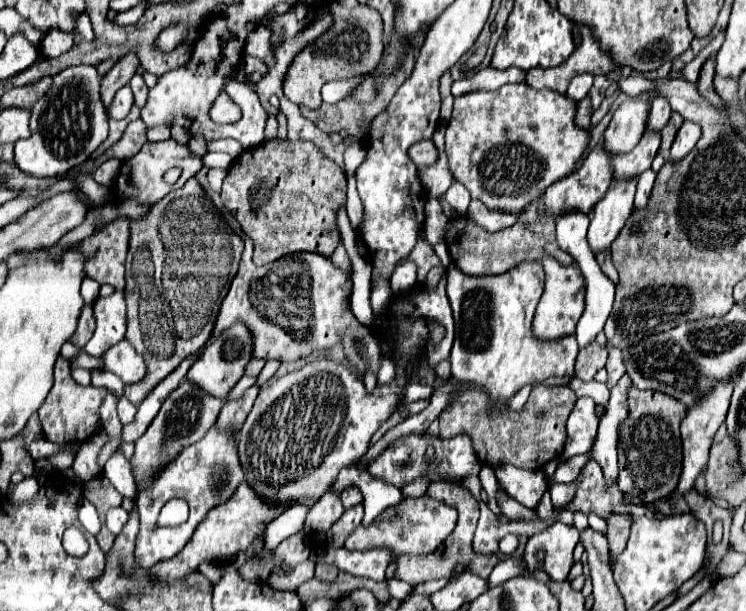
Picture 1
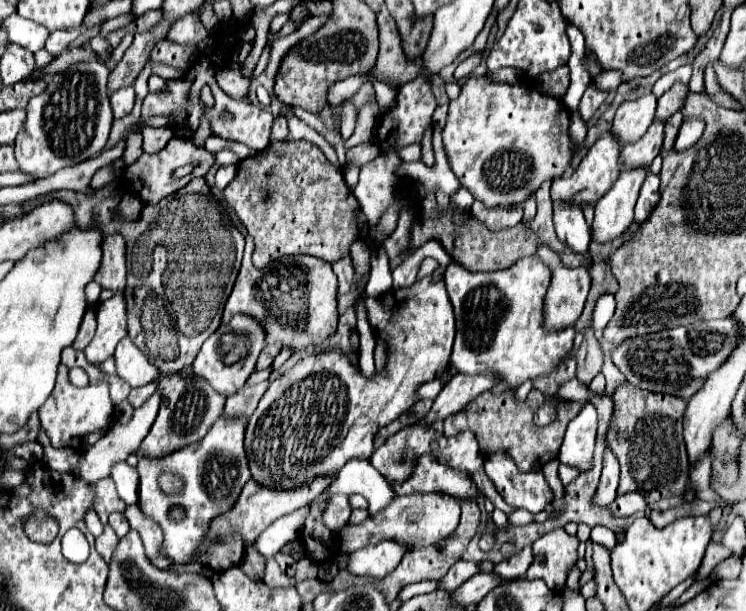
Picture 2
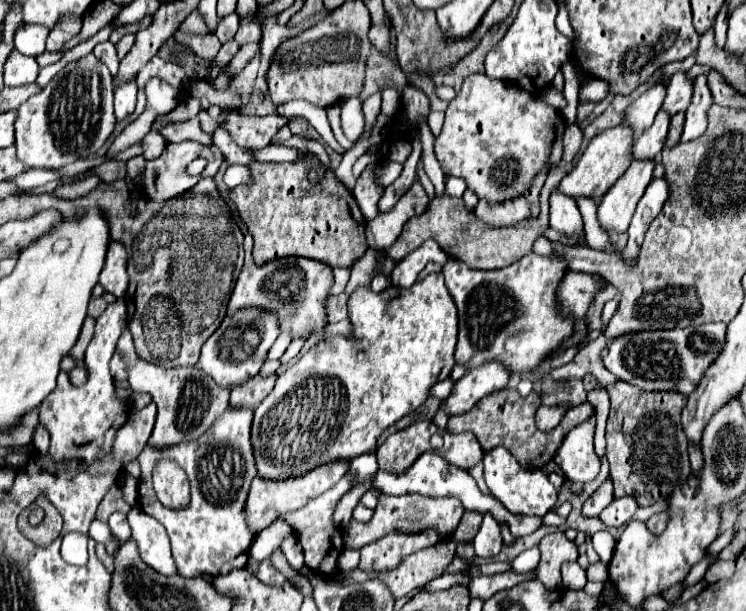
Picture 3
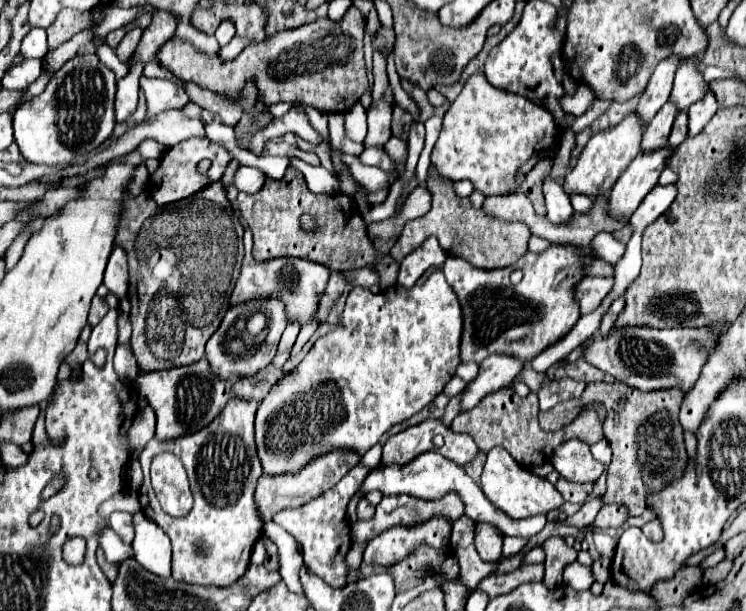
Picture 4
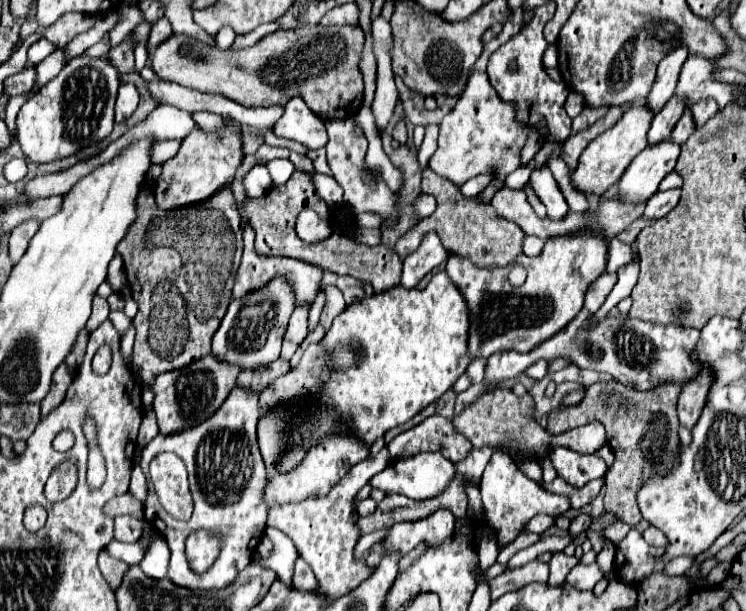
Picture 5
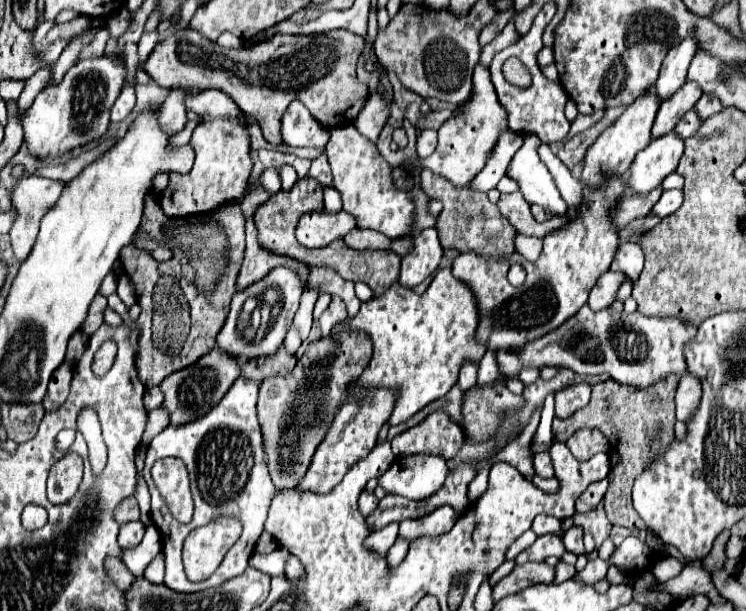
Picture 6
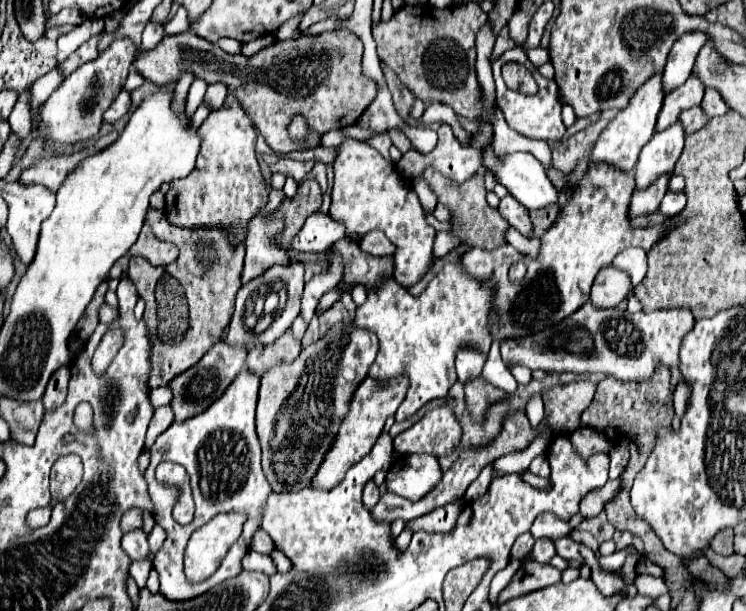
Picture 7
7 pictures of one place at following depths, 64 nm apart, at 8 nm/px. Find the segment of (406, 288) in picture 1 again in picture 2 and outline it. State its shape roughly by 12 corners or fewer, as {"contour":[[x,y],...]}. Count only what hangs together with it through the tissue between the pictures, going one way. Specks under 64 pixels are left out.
{"contour":[[436,240],[404,258],[392,270],[394,288],[406,288],[416,282],[416,272],[426,256],[436,256],[440,266],[450,264],[450,256]]}

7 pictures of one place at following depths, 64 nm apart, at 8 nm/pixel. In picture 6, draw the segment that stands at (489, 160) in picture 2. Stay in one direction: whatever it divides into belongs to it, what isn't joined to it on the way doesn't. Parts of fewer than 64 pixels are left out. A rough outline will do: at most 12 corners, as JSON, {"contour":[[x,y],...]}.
{"contour":[[488,68],[438,128],[422,168],[466,186],[488,162],[508,112]]}

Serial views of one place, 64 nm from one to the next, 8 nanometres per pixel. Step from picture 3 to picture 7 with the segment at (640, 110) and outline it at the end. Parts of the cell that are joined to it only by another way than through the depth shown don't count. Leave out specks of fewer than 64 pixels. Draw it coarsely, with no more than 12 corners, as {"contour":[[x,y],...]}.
{"contour":[[702,32],[680,36],[672,46],[662,88],[672,92],[692,72]]}

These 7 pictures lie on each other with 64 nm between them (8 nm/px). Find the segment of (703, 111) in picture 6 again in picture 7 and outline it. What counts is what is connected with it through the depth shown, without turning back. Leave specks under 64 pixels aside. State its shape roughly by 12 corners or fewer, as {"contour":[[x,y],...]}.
{"contour":[[714,88],[702,100],[706,116],[722,116],[728,106]]}

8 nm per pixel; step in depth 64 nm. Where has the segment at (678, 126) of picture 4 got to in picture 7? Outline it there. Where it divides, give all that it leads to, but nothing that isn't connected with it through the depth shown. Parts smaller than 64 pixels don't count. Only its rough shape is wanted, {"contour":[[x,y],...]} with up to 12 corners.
{"contour":[[700,106],[680,114],[684,134],[690,136],[702,128],[704,118]]}

